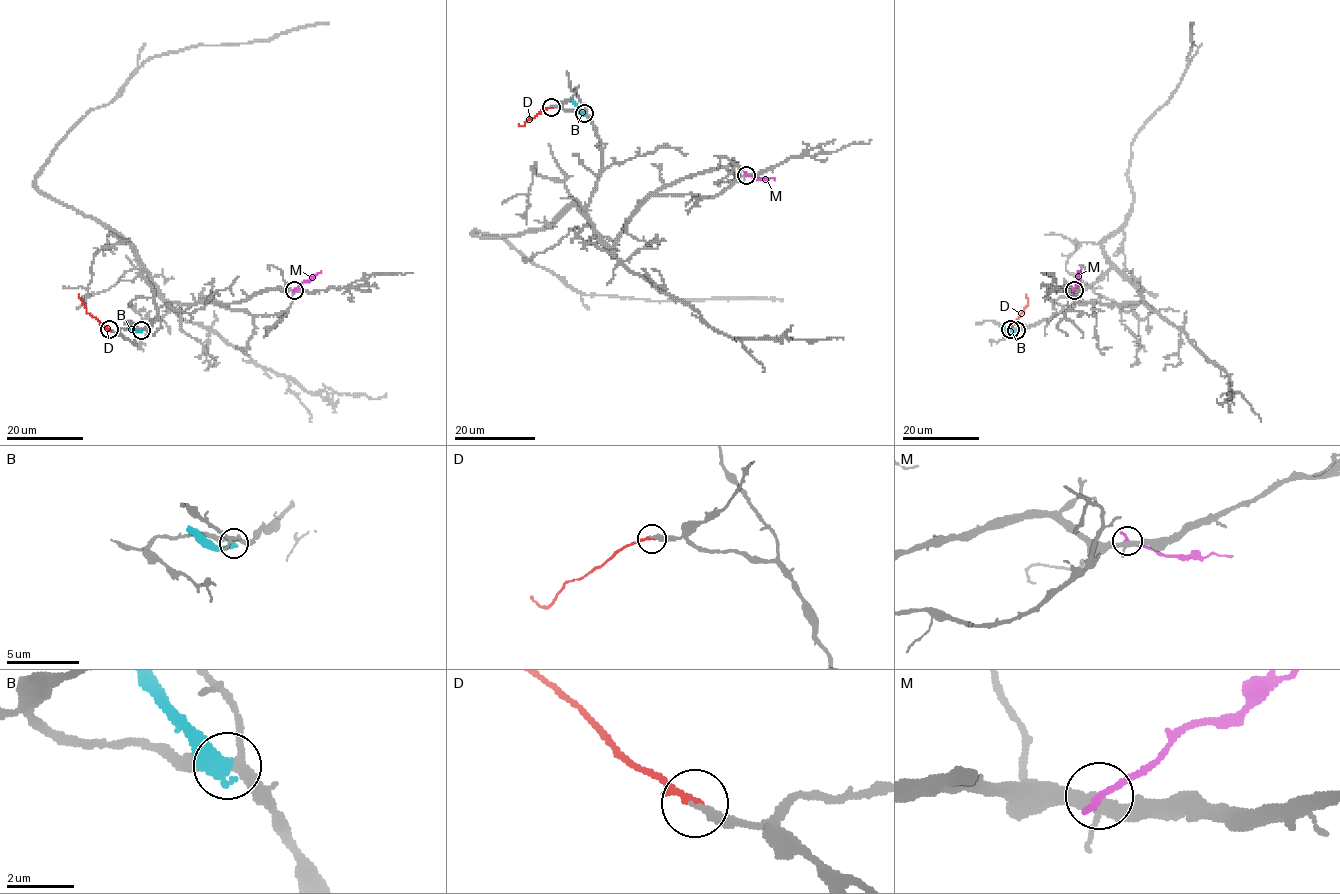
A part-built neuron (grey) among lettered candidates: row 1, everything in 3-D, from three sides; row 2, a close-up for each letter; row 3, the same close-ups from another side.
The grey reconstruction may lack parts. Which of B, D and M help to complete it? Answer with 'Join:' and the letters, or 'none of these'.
Join: D

